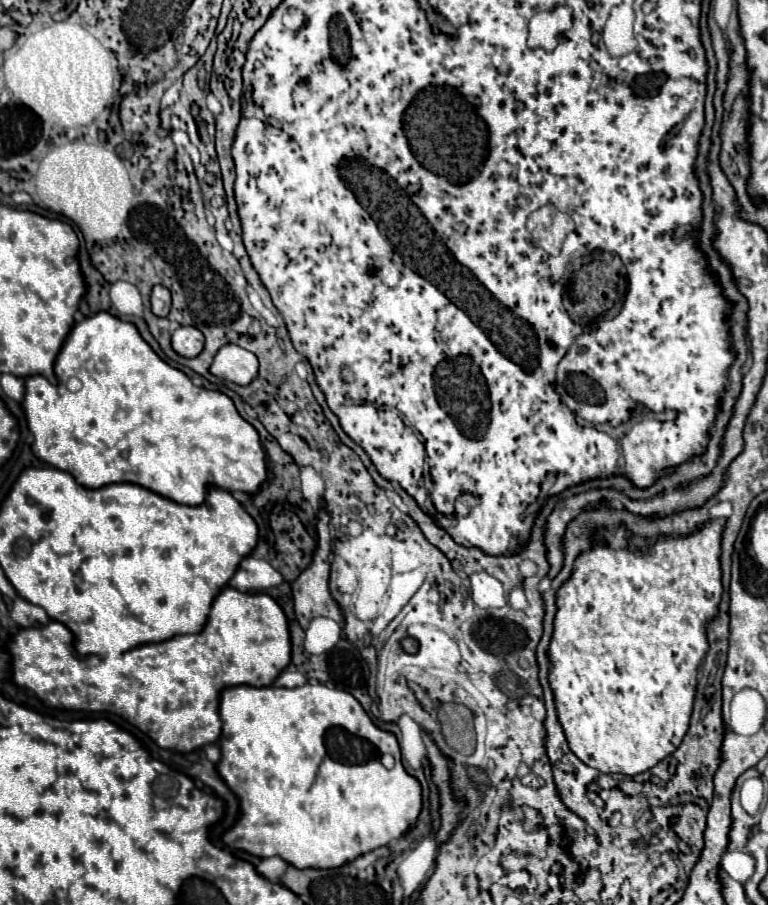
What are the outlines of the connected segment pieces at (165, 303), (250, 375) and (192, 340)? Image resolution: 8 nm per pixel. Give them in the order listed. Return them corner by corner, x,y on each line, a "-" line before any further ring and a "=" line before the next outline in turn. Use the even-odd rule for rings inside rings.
155,286
151,294
151,310
155,316
167,316
171,310
171,294
165,286
=
225,344
217,352
209,370
217,378
245,386
257,376
257,366
257,358
249,350
235,344
=
179,326
173,336
171,336
171,346
179,356
185,358
195,358
201,354
203,346
205,346
205,338
203,334
193,328
193,326

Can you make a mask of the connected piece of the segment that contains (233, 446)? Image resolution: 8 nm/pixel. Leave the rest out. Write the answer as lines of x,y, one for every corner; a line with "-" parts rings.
97,312
77,322
57,354
55,376
59,378
57,384
39,374
25,378
21,408
35,436
31,450
43,462
69,472
85,488
131,482
177,504
199,506
205,500
207,486
249,494
267,478
259,434
237,414
231,398
197,388
187,374
165,364
131,322
123,322
109,312

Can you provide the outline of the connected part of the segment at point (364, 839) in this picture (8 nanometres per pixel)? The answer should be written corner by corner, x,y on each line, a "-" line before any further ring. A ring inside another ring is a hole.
305,684
305,686
299,686
299,688
231,686
231,688
225,688
221,692
219,716
221,716
221,722
223,722
223,732
221,732
221,738
217,742
219,748
221,748
221,760
217,764
217,772
225,780
225,784
231,788
231,792
235,796
239,794
239,812
241,812
239,820
223,834
223,842
227,846
231,846
235,850
245,850
245,852
259,856
259,858
279,856
295,868
337,868
341,864
345,864
347,860
353,860
353,858
357,858
365,852
371,852
375,848
385,846
393,838
399,838
417,820
419,810
421,810
421,786
413,776
409,776
405,772
396,737
390,732
379,730
371,722
371,718
363,710
363,706
349,692
337,690
337,688
327,688
325,684
-
385,752
391,753
395,759
393,770
385,770
379,764
379,756

